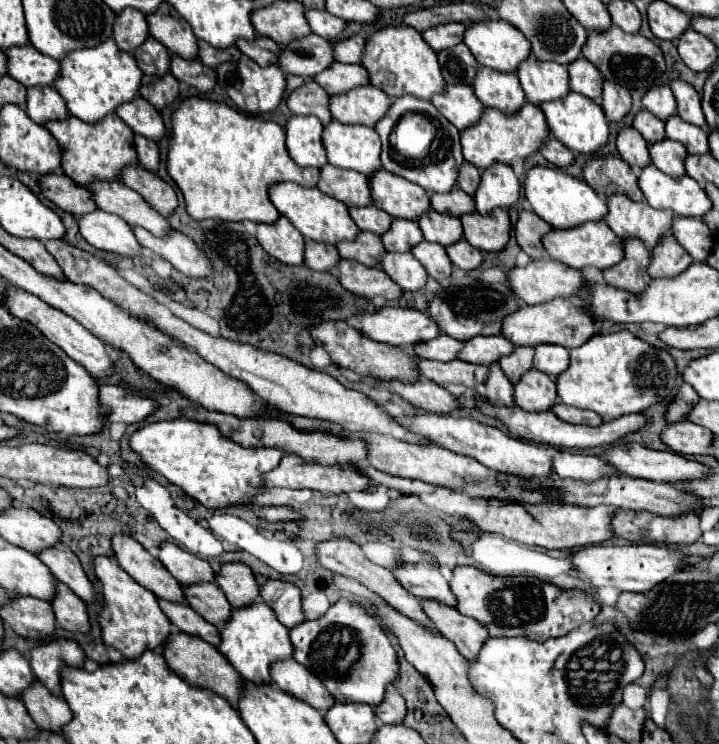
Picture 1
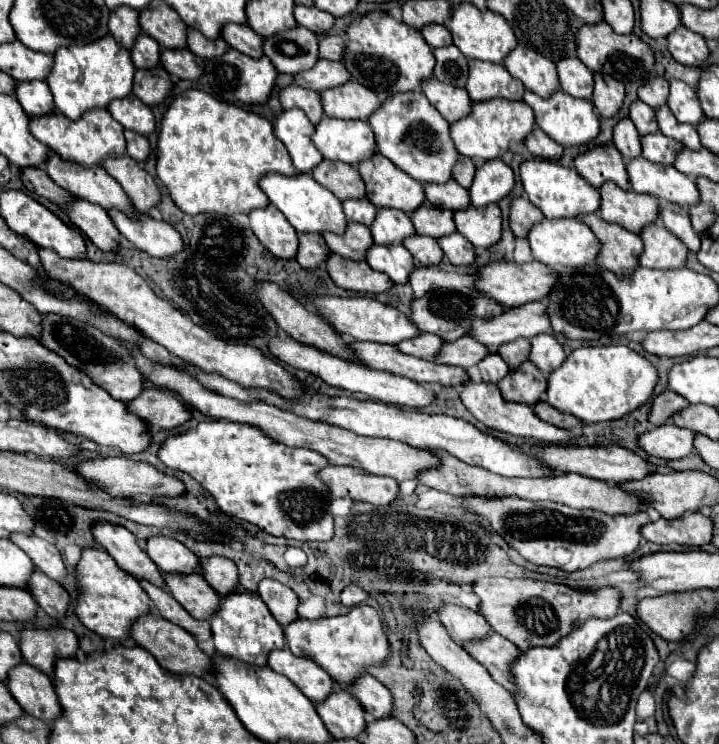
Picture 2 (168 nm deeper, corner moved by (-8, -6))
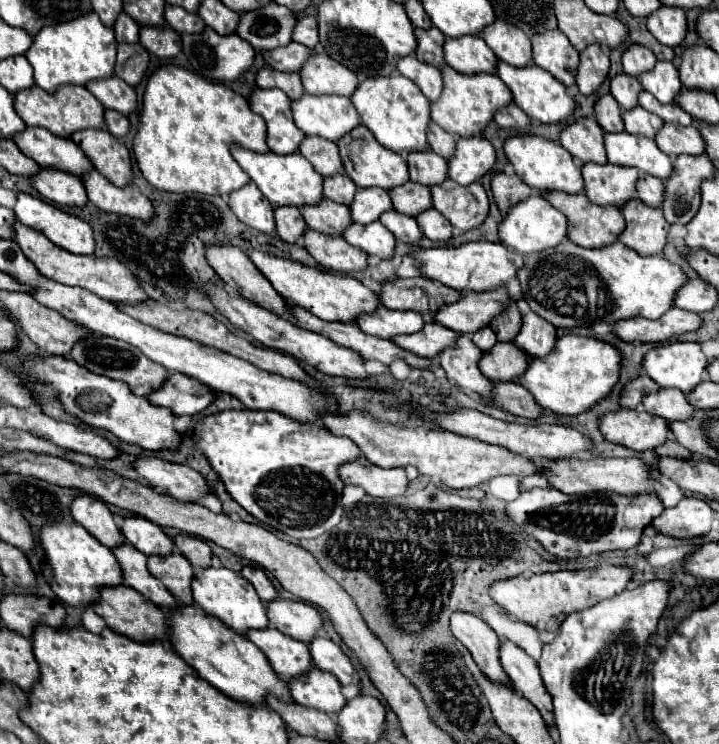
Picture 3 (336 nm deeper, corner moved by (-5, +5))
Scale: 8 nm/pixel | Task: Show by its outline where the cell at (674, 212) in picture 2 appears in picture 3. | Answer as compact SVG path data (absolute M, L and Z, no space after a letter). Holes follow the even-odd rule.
M642 175L638 179L638 199L644 201L646 205L650 205L650 207L662 205L662 199L664 199L662 179L650 177L650 175Z

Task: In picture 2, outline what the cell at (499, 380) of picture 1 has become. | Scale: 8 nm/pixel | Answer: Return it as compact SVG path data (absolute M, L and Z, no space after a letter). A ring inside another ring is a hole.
M489 354L487 358L483 358L479 362L479 372L485 382L499 384L499 380L503 380L503 376L507 376L509 366L503 362L503 358L499 354Z

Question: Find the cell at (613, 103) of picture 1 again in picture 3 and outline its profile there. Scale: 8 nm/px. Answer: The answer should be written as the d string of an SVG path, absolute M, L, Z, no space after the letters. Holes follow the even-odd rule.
M588 45L580 53L580 63L576 69L576 85L582 95L592 95L608 75L608 55L600 45Z

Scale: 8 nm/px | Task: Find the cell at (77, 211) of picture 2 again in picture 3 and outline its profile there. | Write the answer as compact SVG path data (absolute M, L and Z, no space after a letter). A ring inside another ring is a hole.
M40 169L30 177L32 187L48 201L56 205L86 205L88 197L84 185L78 177L70 177L70 173L58 173L58 169Z

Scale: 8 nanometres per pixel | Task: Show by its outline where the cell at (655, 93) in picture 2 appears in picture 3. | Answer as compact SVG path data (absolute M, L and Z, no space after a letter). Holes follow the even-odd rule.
M630 45L628 49L622 51L622 67L628 75L638 77L640 73L654 69L654 65L656 65L654 53L644 45Z

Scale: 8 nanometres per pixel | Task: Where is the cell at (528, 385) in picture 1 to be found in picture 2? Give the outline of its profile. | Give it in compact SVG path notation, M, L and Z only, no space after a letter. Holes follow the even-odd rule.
M533 362L521 364L517 370L511 370L499 382L499 390L505 400L527 406L541 402L545 388L547 388L547 376Z

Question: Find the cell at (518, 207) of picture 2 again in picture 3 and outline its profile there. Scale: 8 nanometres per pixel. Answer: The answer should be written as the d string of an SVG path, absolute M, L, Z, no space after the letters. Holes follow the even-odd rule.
M506 173L492 175L492 195L502 213L506 213L514 203L528 199L530 193L532 189L516 175L506 175Z

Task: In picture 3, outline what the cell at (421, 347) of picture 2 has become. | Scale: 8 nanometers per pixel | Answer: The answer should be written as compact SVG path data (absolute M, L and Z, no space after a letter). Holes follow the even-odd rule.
M382 307L378 313L370 313L370 317L358 317L358 327L368 335L392 339L402 333L416 333L424 327L424 319L414 311L392 311Z

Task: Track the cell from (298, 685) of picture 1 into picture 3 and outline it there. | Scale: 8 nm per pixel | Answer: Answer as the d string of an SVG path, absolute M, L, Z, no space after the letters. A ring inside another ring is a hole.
M274 627L248 629L246 637L266 655L270 667L278 673L278 677L282 677L282 681L304 675L312 669L308 645L280 633Z

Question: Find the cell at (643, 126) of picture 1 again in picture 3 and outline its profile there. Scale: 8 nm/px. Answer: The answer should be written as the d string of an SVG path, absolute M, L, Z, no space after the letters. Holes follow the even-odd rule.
M620 73L610 79L610 93L624 111L634 109L638 105L640 89L642 89L640 81L636 77L626 75L626 73Z

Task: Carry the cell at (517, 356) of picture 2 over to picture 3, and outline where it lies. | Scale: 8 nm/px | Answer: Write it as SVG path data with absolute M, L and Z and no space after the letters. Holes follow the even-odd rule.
M506 305L506 313L500 313L494 317L496 321L490 323L492 331L496 333L498 341L514 341L520 325L522 325L522 315L516 305Z

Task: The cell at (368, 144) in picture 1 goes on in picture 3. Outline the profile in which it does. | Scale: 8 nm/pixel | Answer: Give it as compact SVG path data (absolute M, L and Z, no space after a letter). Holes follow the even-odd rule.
M304 93L290 103L294 123L306 135L318 135L330 141L338 141L342 135L352 131L360 117L348 97L314 97Z

